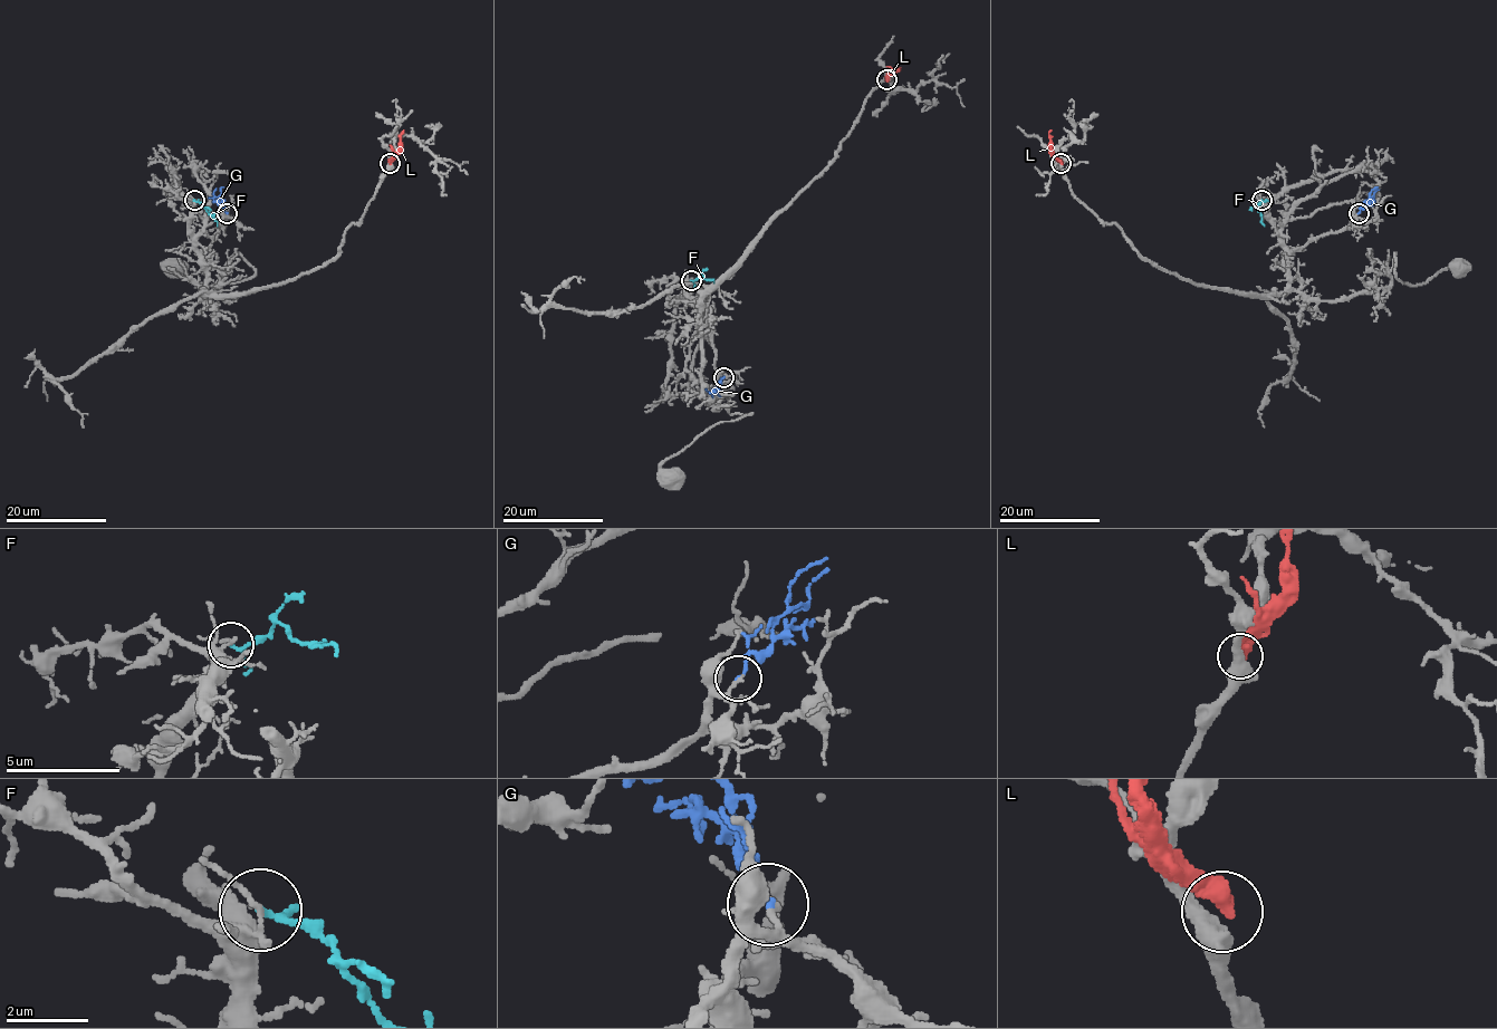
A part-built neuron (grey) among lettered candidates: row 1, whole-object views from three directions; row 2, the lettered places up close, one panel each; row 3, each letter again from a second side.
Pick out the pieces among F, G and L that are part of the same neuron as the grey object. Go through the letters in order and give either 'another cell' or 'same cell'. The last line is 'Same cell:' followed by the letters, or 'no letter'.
F: another cell
G: another cell
L: another cell
Same cell: no letter

